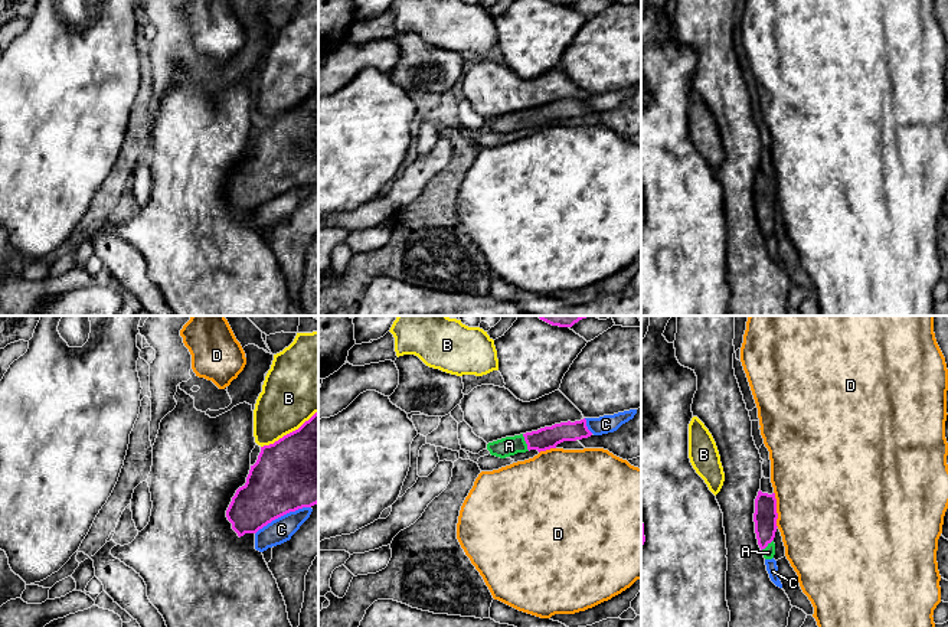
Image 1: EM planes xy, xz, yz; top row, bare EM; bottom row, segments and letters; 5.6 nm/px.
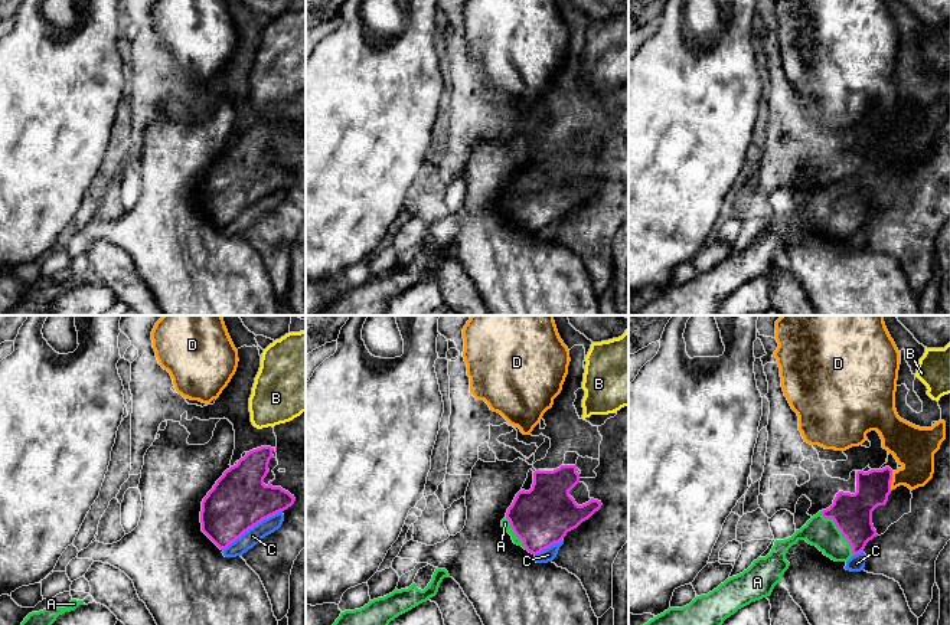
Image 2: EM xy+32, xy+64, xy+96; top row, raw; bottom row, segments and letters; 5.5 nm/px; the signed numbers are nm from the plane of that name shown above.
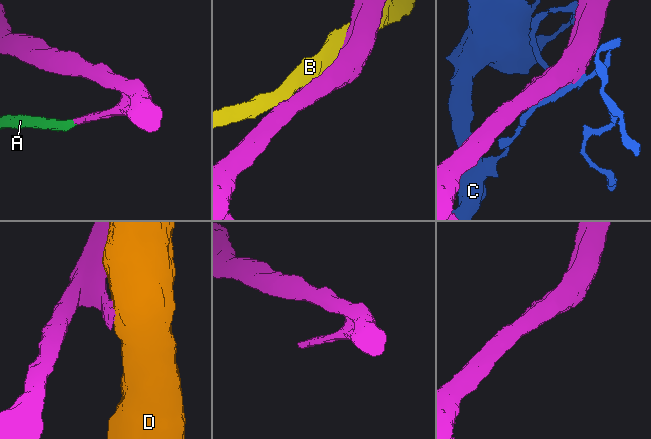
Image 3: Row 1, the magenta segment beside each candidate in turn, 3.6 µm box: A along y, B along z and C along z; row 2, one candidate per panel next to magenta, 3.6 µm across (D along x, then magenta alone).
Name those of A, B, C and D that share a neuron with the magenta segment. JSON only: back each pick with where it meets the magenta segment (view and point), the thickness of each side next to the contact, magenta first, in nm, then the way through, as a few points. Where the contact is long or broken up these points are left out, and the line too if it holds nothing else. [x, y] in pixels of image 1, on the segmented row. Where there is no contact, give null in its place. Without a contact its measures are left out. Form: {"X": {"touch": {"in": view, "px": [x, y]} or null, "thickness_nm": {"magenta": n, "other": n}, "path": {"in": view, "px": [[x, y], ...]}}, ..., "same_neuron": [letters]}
{"A": {"touch": {"in": "xz", "px": [526, 443]}, "thickness_nm": {"magenta": 130, "other": 110}, "path": {"in": "xz", "px": [[545, 438], [526, 443], [509, 446]]}}, "same_neuron": ["A"]}

